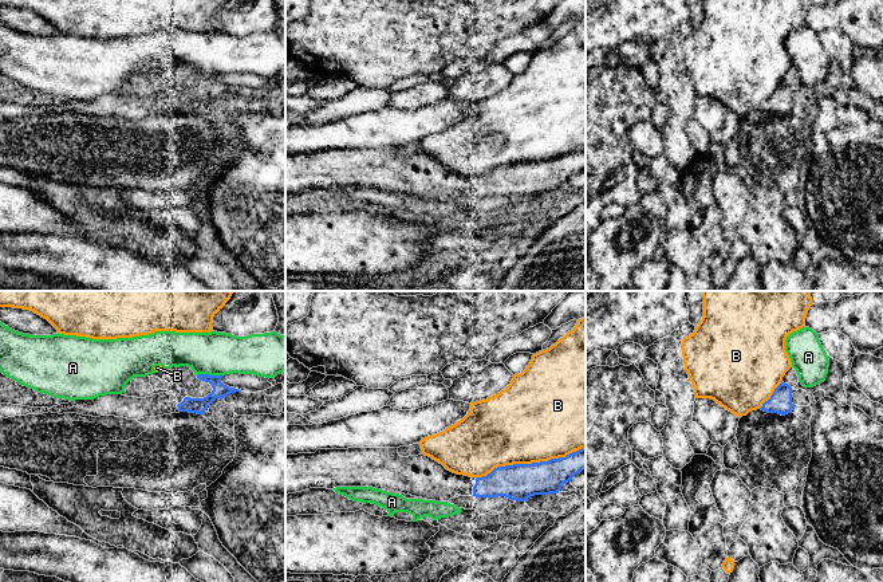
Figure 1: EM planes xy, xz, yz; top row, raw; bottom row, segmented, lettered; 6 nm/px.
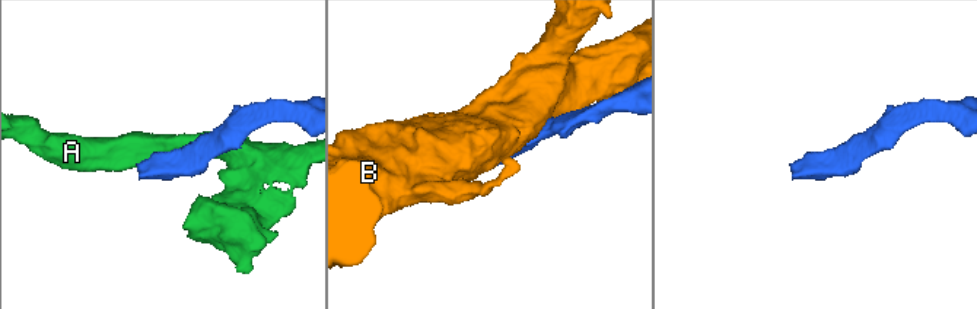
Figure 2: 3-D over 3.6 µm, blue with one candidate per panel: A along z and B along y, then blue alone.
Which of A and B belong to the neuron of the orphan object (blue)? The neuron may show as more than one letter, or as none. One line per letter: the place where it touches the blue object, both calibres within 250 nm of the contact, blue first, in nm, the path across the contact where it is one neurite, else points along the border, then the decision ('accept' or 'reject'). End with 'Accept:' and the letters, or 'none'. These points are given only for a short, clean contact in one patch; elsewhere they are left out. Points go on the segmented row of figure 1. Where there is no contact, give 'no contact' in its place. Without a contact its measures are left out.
A: contact xy (208, 374); calibres 100 and 260 nm; reject
B: contact xz (529, 464); calibres 220 and 480 nm; reject
Accept: none

